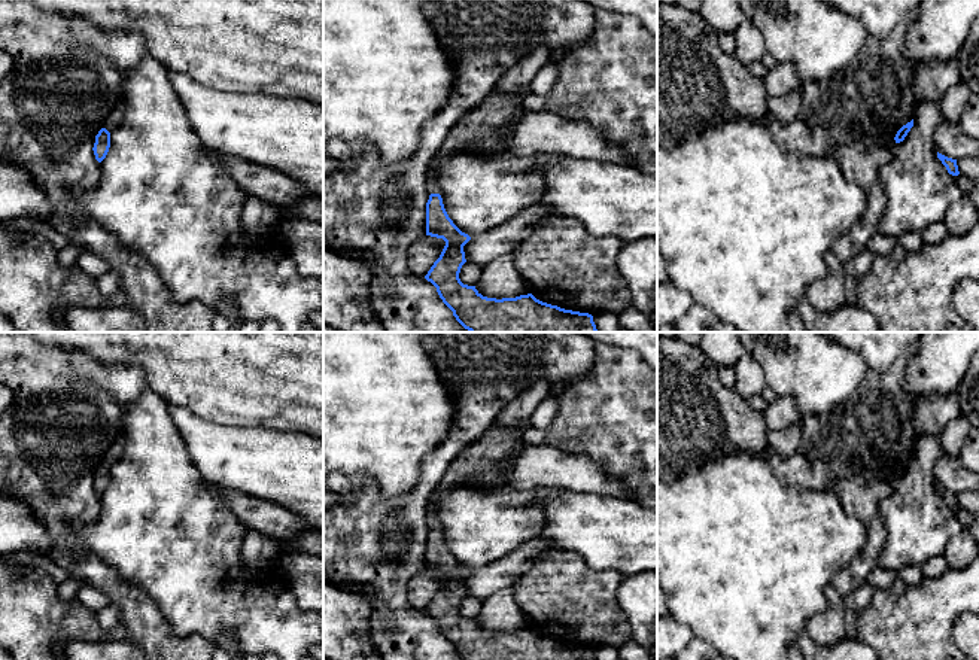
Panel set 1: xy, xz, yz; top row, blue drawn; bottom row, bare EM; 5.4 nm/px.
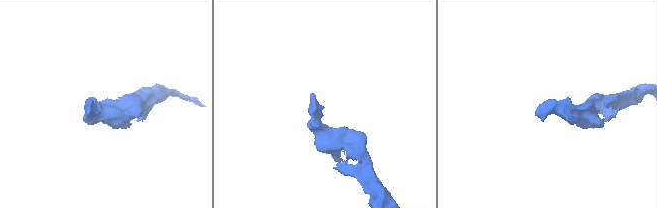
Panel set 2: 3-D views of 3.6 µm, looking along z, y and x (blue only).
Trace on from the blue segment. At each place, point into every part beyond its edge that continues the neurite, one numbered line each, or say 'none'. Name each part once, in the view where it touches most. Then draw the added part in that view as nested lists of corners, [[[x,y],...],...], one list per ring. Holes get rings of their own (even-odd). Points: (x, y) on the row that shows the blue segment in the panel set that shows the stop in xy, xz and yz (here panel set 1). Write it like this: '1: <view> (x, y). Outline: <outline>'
1: xz (483, 130). Outline: [[[493,89],[475,109],[468,112],[447,134],[441,149],[432,159],[428,171],[428,186],[431,194],[438,194],[435,183],[437,168],[443,158],[454,153],[480,153],[484,156],[496,155],[504,152],[505,137],[511,133],[517,118],[525,112],[523,98],[530,91],[522,95],[507,95]]]

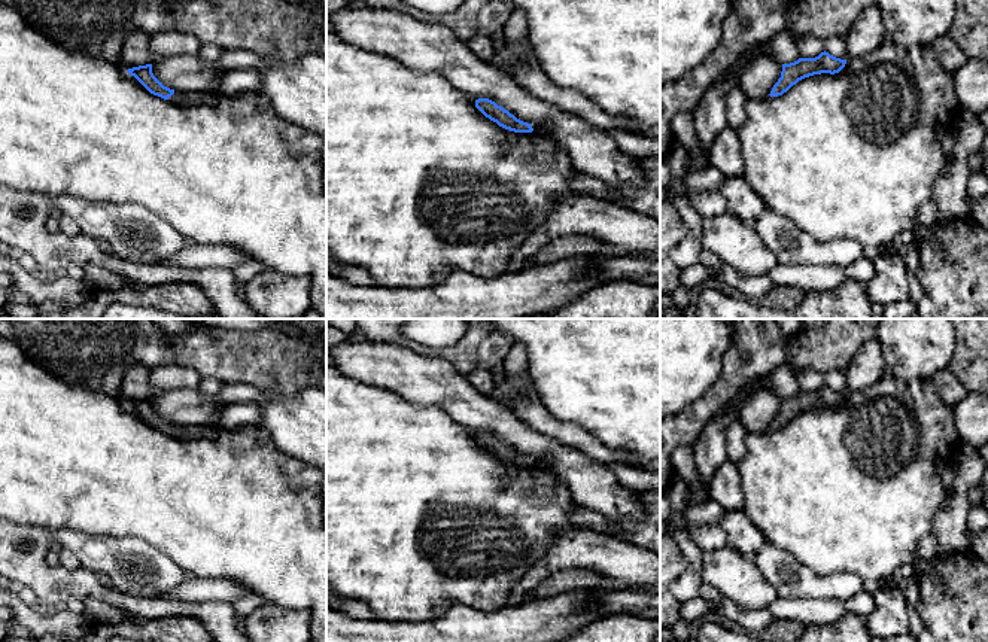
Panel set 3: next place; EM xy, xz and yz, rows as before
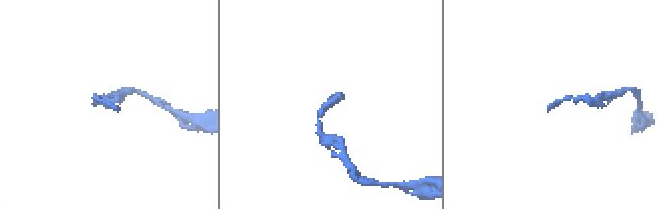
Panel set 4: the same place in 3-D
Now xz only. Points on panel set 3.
none

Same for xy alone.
1: xy (181, 99). Outline: [[[174,91],[168,101],[180,106],[180,107],[191,107],[191,106],[216,106],[218,95],[213,92],[183,92]]]

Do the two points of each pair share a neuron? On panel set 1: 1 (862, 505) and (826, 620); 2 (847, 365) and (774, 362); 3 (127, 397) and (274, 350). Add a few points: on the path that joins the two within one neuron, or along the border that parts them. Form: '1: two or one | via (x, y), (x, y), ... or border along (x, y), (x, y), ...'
1: two | border along (830, 584), (844, 596)
2: one | via (829, 365), (791, 362)
3: two | border along (122, 365), (140, 365), (146, 373), (149, 389)

